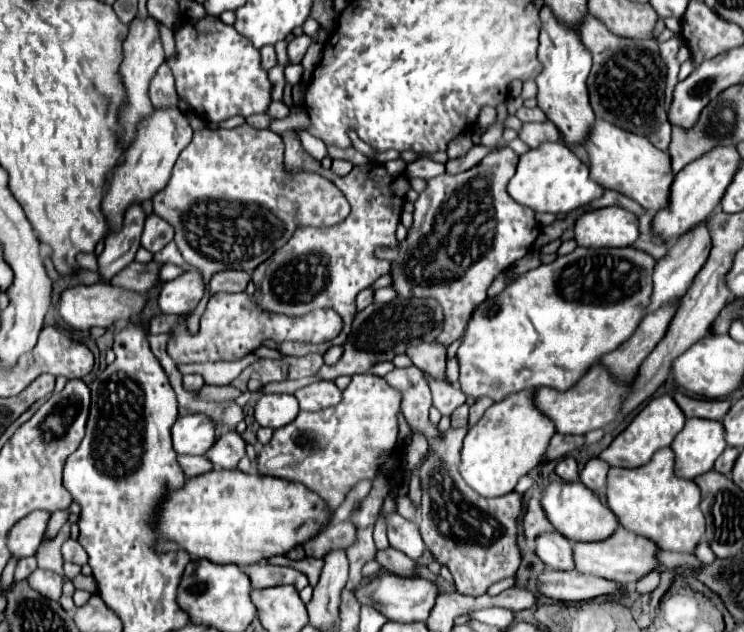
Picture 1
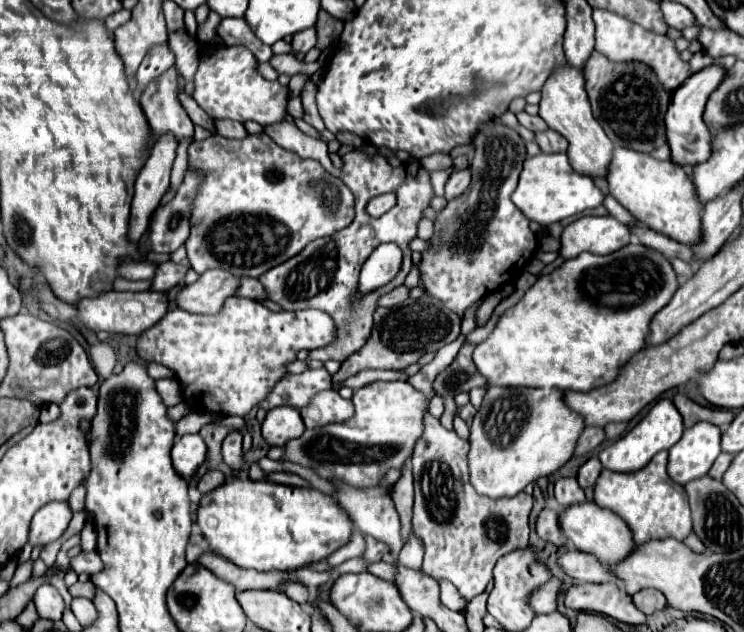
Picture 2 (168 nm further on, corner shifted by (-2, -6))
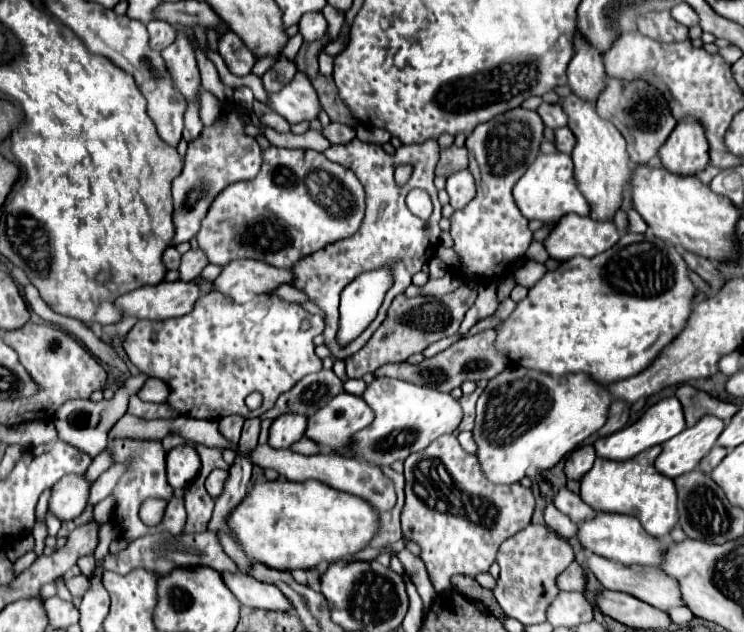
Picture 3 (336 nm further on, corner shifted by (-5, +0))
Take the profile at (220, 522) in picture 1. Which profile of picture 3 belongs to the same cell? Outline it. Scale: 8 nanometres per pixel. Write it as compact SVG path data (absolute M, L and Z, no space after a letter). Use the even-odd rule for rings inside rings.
M259 481L241 501L241 505L231 513L231 529L235 529L235 537L241 547L263 565L279 571L293 569L311 569L319 563L333 563L341 559L353 559L363 547L371 543L371 539L379 531L379 515L377 511L363 499L331 489L319 481Z

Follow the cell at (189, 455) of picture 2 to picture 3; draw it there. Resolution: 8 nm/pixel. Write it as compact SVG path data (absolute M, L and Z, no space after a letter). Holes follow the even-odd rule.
M179 445L167 453L167 481L173 489L187 489L199 473L199 457L191 445Z

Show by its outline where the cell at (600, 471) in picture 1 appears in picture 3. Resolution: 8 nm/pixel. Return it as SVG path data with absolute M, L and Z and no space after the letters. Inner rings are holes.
M583 445L565 457L563 473L567 475L567 479L579 481L593 467L593 461L595 461L593 445Z

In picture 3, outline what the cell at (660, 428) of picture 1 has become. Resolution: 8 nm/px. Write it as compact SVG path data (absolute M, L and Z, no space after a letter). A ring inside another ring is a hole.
M667 397L667 399L661 399L659 403L655 403L653 407L649 407L635 423L631 423L629 427L609 435L609 437L599 437L593 447L597 451L599 457L605 457L605 459L613 459L613 461L625 461L625 459L631 459L635 457L637 453L653 447L653 445L661 445L665 443L667 439L679 435L681 431L685 429L685 417L683 417L683 409L677 401L677 397Z

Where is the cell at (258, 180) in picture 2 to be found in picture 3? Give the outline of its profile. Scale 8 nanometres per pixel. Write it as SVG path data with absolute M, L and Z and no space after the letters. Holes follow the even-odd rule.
M269 147L263 151L263 167L255 179L229 185L219 193L219 197L215 197L207 217L203 219L197 243L199 249L207 251L209 263L215 265L227 265L235 259L257 259L267 261L269 265L293 267L299 259L355 235L361 227L363 215L365 191L351 169L329 161L319 151Z

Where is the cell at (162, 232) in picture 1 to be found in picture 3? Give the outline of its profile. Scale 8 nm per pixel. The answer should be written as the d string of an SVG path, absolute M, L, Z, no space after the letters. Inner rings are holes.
M227 109L221 113L223 121L215 121L205 127L197 139L189 141L185 153L185 167L179 177L173 179L173 223L175 223L175 239L173 245L181 241L191 241L199 229L201 221L207 215L213 199L231 183L253 179L263 163L263 151L255 137L245 133L245 121L237 113L237 109Z

